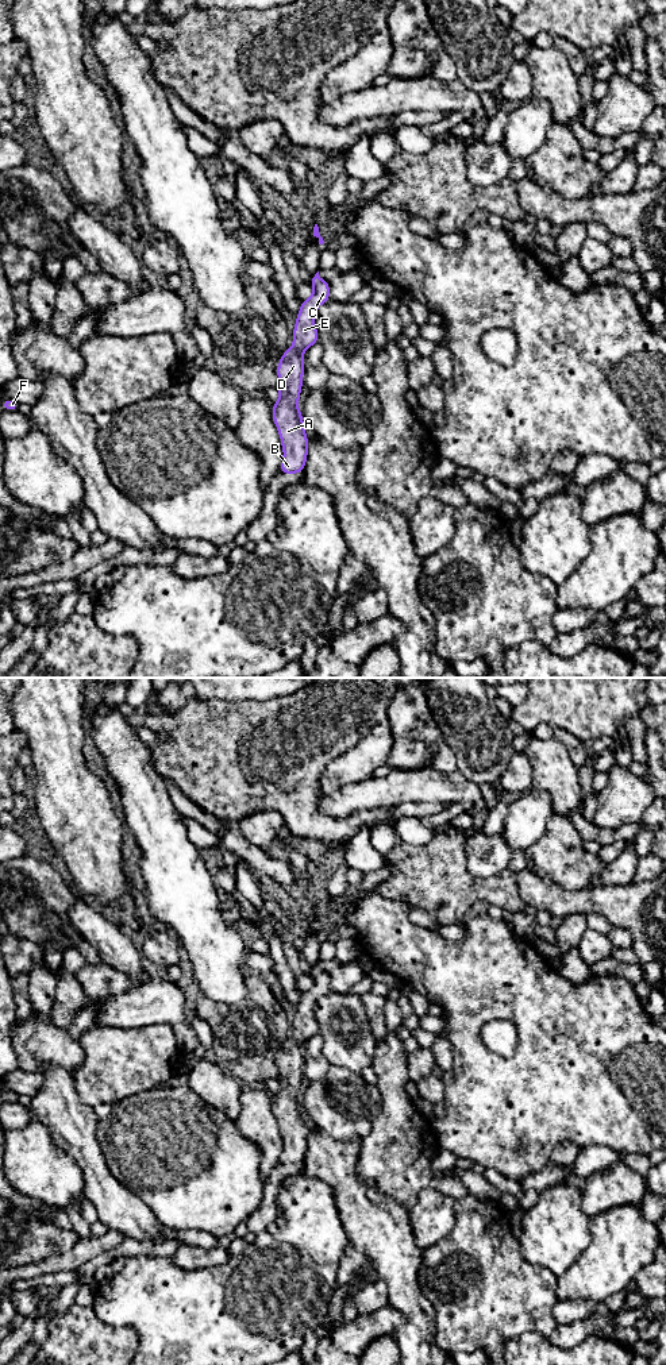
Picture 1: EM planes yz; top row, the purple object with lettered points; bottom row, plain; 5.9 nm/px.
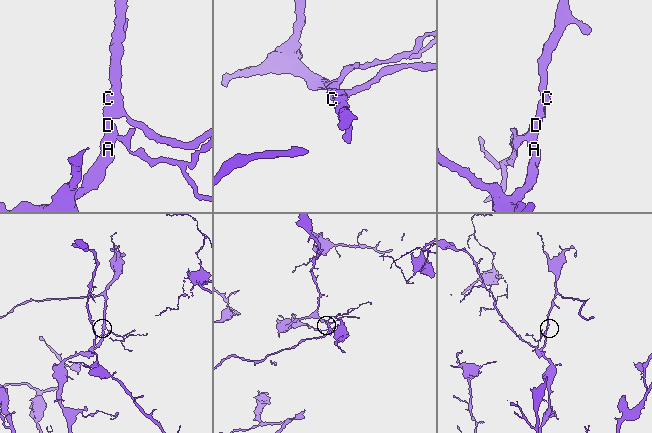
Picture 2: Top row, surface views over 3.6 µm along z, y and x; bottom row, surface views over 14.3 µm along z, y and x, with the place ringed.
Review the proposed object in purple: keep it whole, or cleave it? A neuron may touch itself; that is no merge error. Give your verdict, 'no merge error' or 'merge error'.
no merge error

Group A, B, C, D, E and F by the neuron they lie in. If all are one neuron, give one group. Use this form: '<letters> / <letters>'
A B C D E F

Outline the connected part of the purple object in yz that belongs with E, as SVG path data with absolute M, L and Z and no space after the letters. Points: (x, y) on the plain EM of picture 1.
M319 963L312 969L312 978L313 984L308 991L301 992L297 1005L293 1018L293 1037L286 1040L277 1056L280 1090L272 1096L272 1104L284 1141L280 1157L282 1165L303 1164L308 1148L309 1130L305 1126L304 1110L297 1096L304 1067L303 1045L319 1034L313 1009L319 996L330 992L328 972L323 971Z

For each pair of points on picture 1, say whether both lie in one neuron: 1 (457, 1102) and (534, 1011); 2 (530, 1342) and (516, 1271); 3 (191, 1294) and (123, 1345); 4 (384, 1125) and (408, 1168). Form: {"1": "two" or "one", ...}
{"1": "one", "2": "two", "3": "two", "4": "one"}

